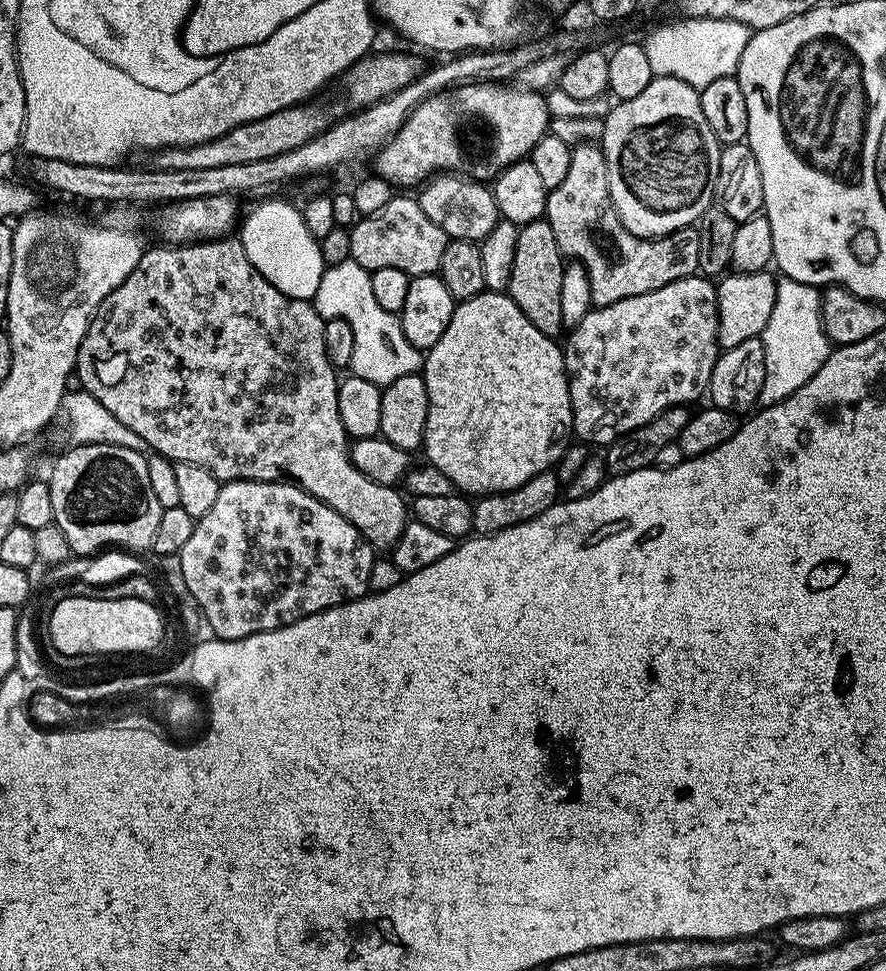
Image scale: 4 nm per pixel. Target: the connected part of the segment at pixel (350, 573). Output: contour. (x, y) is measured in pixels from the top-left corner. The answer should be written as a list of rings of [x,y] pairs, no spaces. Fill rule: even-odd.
[[[229,480],[221,483],[214,506],[210,506],[210,510],[206,510],[206,514],[202,514],[202,518],[197,520],[194,534],[190,534],[186,546],[182,546],[179,558],[182,578],[186,578],[186,586],[190,589],[190,594],[194,594],[206,624],[212,627],[211,635],[218,640],[244,640],[259,632],[284,628],[287,624],[298,622],[304,616],[318,614],[322,610],[357,600],[359,596],[365,595],[368,592],[374,549],[353,524],[346,522],[346,518],[338,514],[338,510],[330,510],[326,502],[314,498],[297,484],[283,480]]]

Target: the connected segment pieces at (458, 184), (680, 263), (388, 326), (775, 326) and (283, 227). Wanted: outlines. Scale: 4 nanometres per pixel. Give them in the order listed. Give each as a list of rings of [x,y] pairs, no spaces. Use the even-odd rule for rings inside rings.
[[[437,174],[419,189],[422,214],[435,222],[453,240],[484,240],[502,219],[496,205],[495,191],[487,183],[459,174]]]
[[[587,142],[575,145],[571,151],[572,157],[566,178],[563,178],[555,189],[549,191],[546,219],[554,230],[554,238],[558,242],[561,253],[569,261],[576,261],[585,268],[589,276],[590,294],[595,307],[610,306],[622,298],[634,298],[638,294],[650,294],[670,282],[678,282],[687,276],[697,275],[700,266],[698,262],[699,227],[680,228],[668,236],[655,238],[630,234],[630,230],[622,226],[612,205],[610,178],[606,170],[603,147],[596,142]]]
[[[366,286],[360,288],[344,288],[340,296],[332,292],[328,300],[337,306],[335,315],[341,320],[350,322],[350,330],[354,330],[354,358],[350,365],[351,375],[366,378],[366,382],[374,382],[387,386],[394,378],[402,378],[411,372],[419,373],[422,368],[421,349],[415,348],[406,338],[397,313],[382,310],[374,298],[374,290]]]
[[[777,279],[774,310],[764,333],[759,336],[766,350],[766,378],[762,378],[762,390],[756,399],[760,408],[783,404],[790,394],[802,390],[802,386],[822,370],[826,358],[834,351],[834,345],[822,326],[821,295],[817,285]]]
[[[264,200],[261,204],[254,205],[245,216],[243,213],[239,221],[238,239],[242,242],[246,258],[252,263],[254,270],[258,270],[258,274],[262,274],[262,278],[266,278],[266,282],[270,282],[274,290],[295,300],[309,302],[315,301],[315,296],[321,295],[320,284],[324,281],[326,265],[320,242],[314,238],[314,234],[310,234],[310,230],[306,230],[303,211],[297,205],[295,208],[288,200]]]

